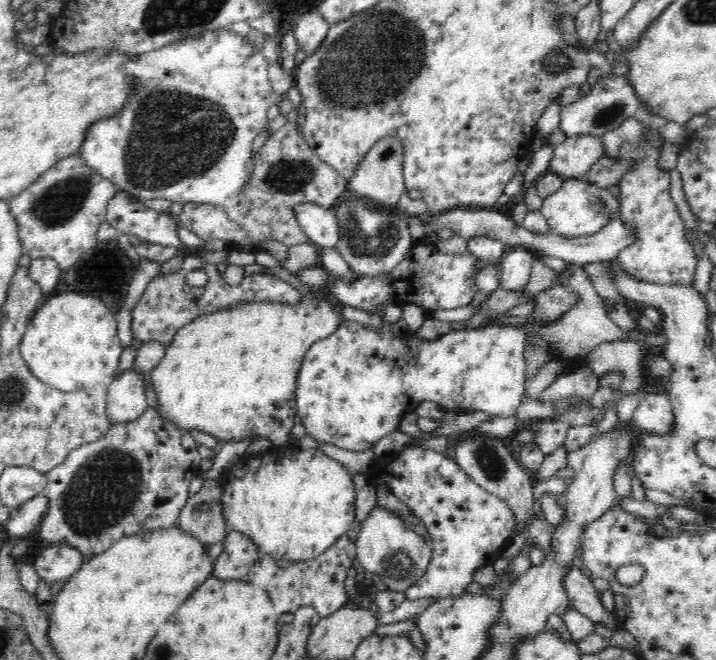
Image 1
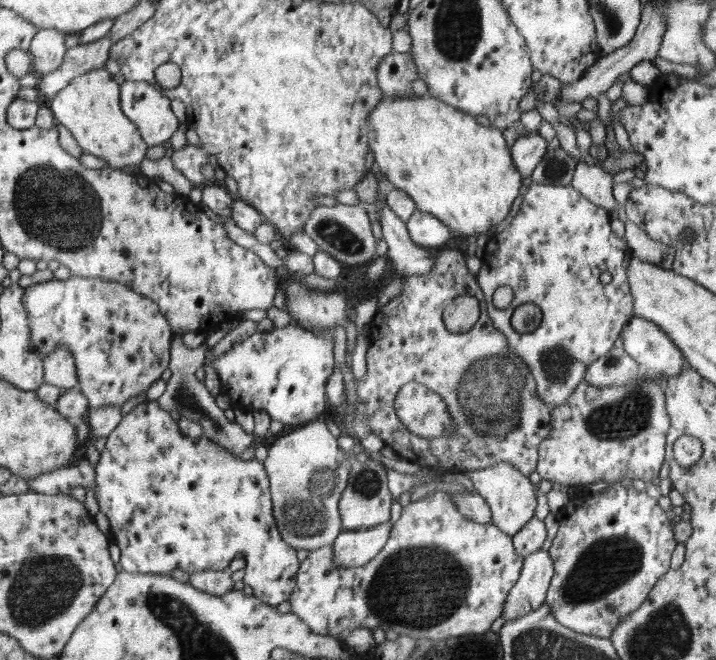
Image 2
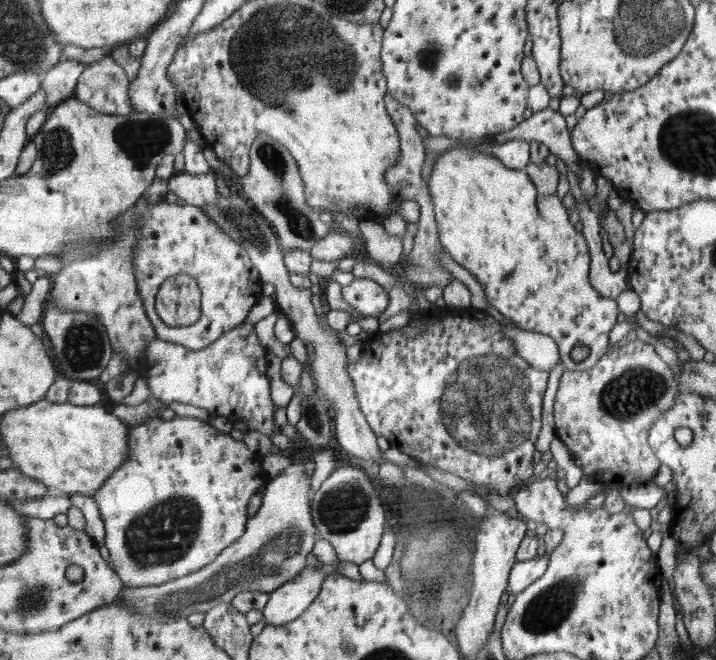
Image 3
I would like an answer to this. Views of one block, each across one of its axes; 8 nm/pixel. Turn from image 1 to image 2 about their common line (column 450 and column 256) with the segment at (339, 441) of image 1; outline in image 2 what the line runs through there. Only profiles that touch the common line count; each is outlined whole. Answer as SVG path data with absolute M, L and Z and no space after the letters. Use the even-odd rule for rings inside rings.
M290 324L282 328L274 327L270 331L256 331L251 337L224 351L220 360L212 360L212 350L209 349L206 364L216 368L221 379L221 392L231 397L233 408L264 411L271 420L288 426L304 425L304 422L314 421L326 410L326 382L335 372L332 343L333 338L322 338L322 334L312 334L308 329Z

